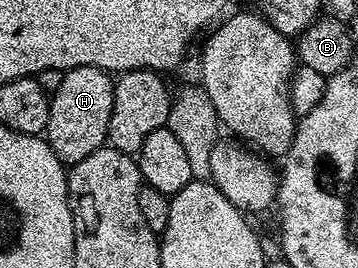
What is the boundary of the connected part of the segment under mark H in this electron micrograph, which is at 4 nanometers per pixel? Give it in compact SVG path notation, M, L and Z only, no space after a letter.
M79 66L64 71L58 92L50 96L50 120L46 141L65 167L71 168L76 163L86 160L90 152L107 143L113 104L114 78L109 71L93 66Z

